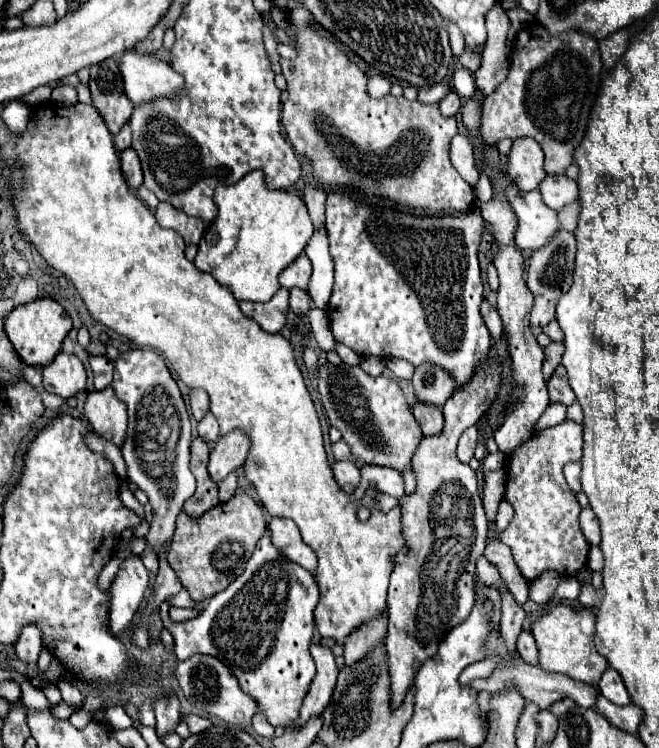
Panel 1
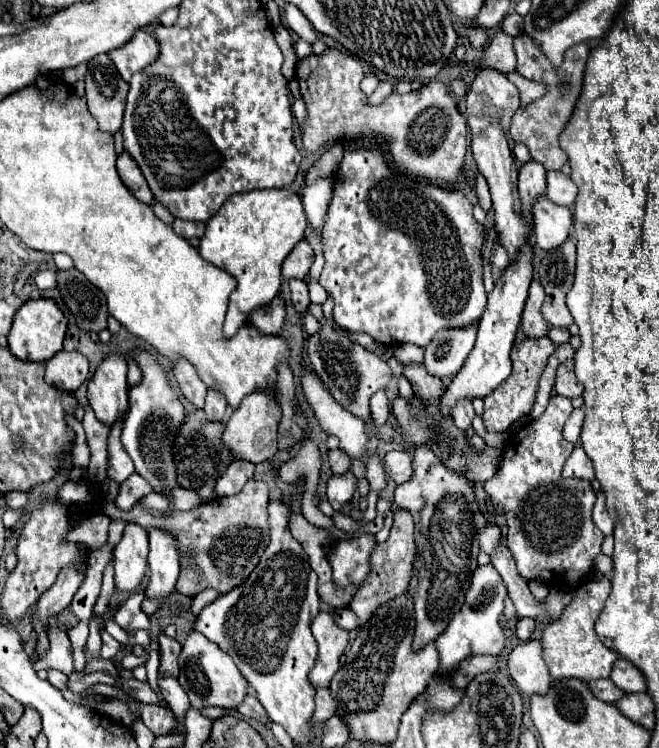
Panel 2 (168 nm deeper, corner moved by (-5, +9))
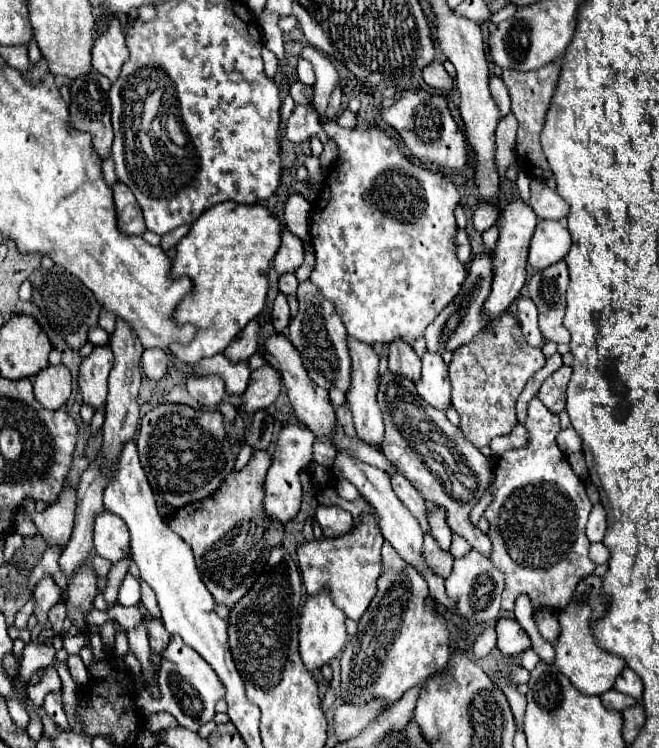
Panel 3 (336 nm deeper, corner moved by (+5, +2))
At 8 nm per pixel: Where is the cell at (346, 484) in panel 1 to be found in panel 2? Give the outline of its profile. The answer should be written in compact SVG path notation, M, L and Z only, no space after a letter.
M351 471L343 475L333 475L327 481L327 499L335 511L341 511L341 507L347 501L351 501L355 489L357 489L357 477Z

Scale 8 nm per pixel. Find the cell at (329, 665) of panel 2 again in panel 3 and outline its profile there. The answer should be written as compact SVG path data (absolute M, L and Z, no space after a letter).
M321 590L321 594L313 594L305 600L299 616L299 652L307 670L313 672L315 668L321 668L341 652L347 640L345 620L347 620L345 612L333 604L327 590Z

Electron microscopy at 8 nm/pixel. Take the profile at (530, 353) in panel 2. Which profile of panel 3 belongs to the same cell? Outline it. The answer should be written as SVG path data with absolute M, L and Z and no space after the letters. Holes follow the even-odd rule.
M503 312L497 322L483 328L471 342L453 352L453 360L449 364L451 404L459 412L465 438L475 448L489 446L495 436L509 434L515 428L515 400L525 388L527 380L545 364L545 360L547 358L543 356L541 348L533 348L525 342L521 326L511 312ZM479 352L483 352L481 360ZM479 414L483 418L479 418Z

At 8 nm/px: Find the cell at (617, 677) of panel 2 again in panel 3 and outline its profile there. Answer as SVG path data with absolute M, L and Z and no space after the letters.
M625 668L621 672L621 676L615 682L615 688L623 694L629 694L629 696L637 698L637 700L641 700L641 696L643 696L643 682L631 668Z

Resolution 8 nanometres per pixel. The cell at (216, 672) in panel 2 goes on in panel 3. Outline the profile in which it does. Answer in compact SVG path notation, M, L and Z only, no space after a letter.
M171 636L167 648L163 650L161 670L159 670L159 688L161 698L159 700L139 700L137 706L145 716L151 716L155 712L169 712L177 718L177 722L193 732L199 732L199 728L213 720L215 716L215 704L225 696L225 688L221 686L221 680L213 672L213 668L185 642L181 636Z

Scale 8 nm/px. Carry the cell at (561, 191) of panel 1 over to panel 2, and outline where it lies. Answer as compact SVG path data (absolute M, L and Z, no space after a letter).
M561 171L547 173L547 197L557 205L573 205L577 197L577 185L573 179Z

